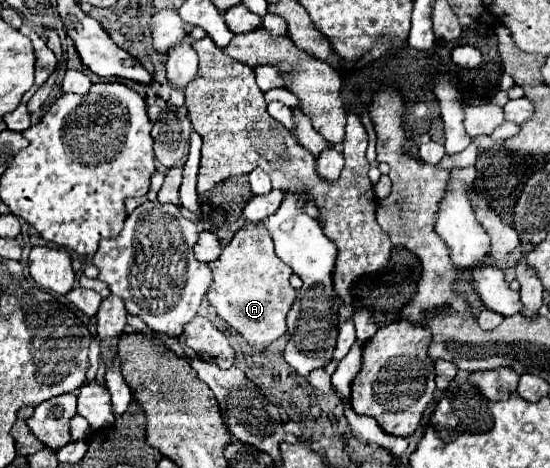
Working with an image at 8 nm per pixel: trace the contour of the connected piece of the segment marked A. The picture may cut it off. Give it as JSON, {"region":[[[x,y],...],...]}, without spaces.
{"region":[[[247,223],[239,229],[231,243],[223,247],[221,257],[209,263],[209,269],[213,281],[206,296],[209,307],[214,307],[216,314],[210,314],[208,310],[208,315],[202,317],[209,319],[227,337],[235,351],[234,366],[241,369],[242,339],[253,349],[263,351],[287,331],[285,319],[295,301],[295,289],[289,283],[293,271],[275,255],[271,235],[265,229],[255,227],[255,223]]]}

